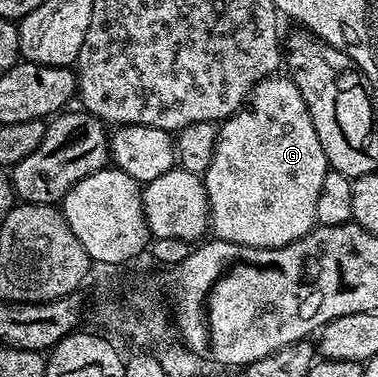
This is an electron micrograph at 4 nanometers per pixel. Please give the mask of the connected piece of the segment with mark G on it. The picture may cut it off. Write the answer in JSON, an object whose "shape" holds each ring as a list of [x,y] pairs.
{"shape":[[[285,74],[261,80],[247,103],[218,127],[211,164],[203,173],[212,235],[252,248],[282,248],[301,240],[317,224],[315,202],[323,187],[323,178],[330,170],[323,146],[319,146],[319,134],[315,134],[315,126],[311,126],[307,102],[303,102],[303,94],[299,94],[295,82]]]}

